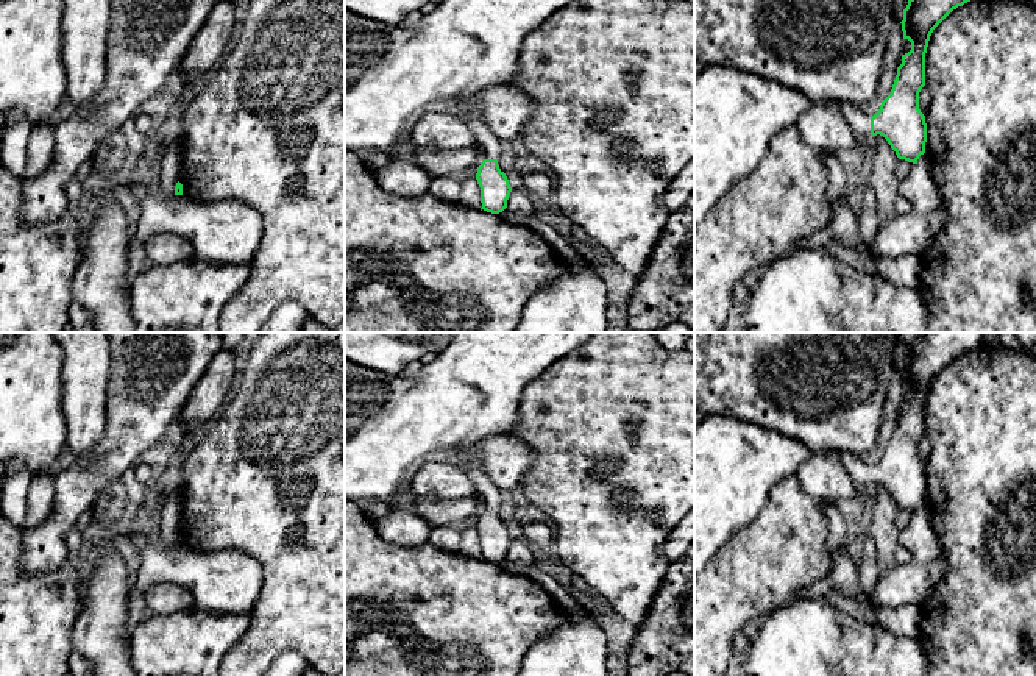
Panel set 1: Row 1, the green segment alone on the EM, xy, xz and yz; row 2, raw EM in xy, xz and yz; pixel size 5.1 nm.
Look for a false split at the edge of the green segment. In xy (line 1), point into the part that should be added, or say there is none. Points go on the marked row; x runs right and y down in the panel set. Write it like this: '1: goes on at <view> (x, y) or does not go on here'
1: does not go on here

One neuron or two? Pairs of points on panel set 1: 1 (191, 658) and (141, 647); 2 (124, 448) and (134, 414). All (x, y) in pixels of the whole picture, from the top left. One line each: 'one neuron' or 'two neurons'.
1: one neuron
2: one neuron

